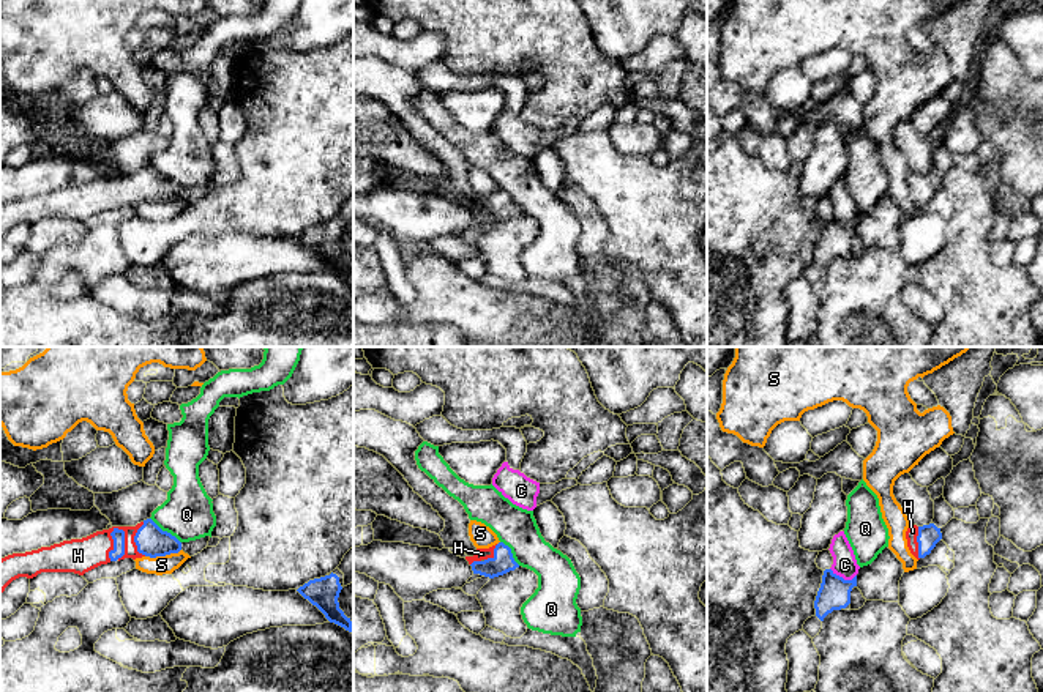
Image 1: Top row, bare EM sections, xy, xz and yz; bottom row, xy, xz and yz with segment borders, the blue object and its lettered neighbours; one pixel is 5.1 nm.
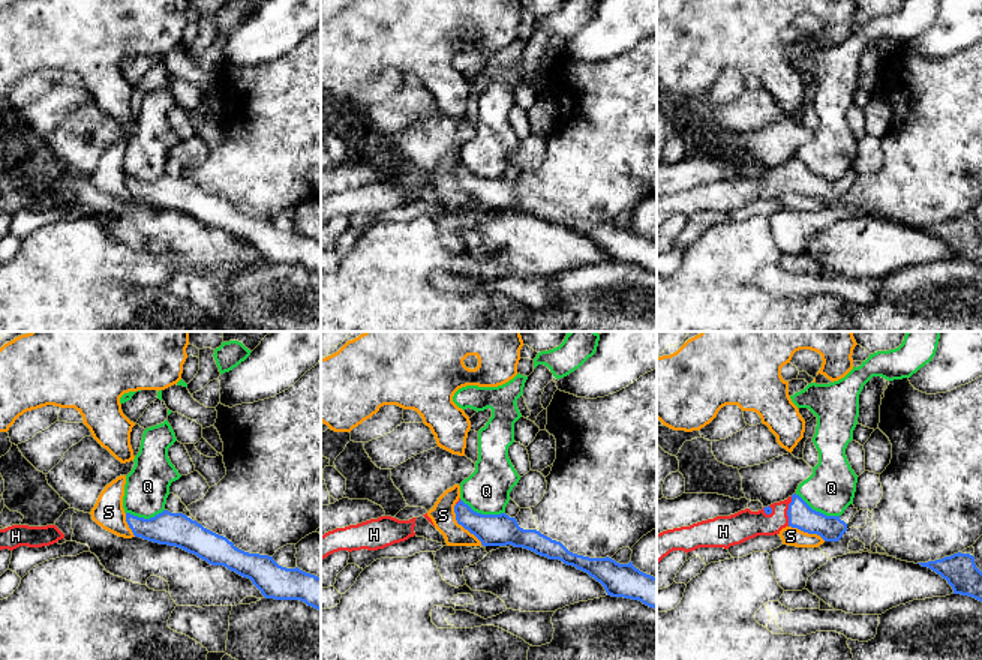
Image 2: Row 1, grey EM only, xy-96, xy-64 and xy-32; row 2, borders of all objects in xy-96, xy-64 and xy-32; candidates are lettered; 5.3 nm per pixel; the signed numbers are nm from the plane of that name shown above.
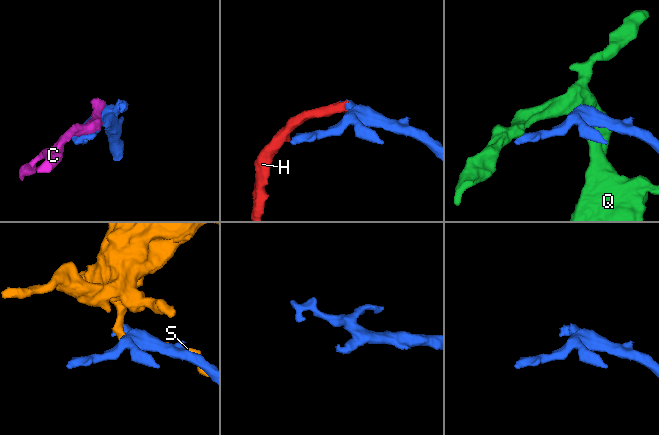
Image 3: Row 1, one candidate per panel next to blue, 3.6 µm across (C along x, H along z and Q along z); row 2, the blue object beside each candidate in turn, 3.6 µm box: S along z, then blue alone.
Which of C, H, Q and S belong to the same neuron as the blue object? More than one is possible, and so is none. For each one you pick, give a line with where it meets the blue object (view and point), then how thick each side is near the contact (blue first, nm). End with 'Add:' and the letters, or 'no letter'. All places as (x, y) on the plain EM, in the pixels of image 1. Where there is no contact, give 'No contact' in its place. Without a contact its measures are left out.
H: Touches blue at xy (114, 191). Thickness 70 nm (blue) against 180 nm
Add: H

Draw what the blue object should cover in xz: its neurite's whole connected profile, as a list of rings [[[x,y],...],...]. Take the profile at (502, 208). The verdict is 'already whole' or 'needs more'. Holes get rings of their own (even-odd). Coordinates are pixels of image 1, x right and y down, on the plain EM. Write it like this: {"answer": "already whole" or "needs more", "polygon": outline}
{"answer": "needs more", "polygon": [[[499,189],[489,195],[477,195],[473,203],[465,203],[472,213],[473,221],[480,221],[489,225],[503,222],[519,214],[514,208],[511,195],[503,189]]]}

